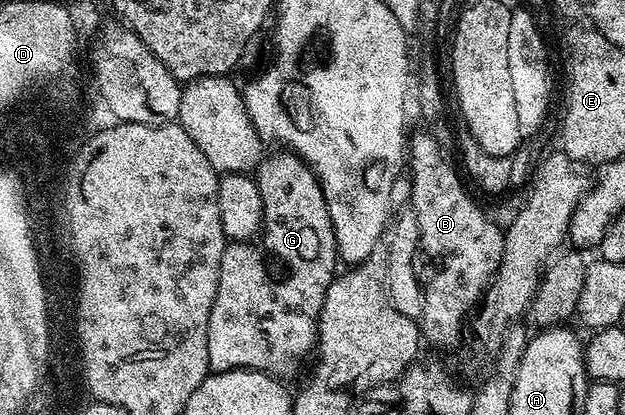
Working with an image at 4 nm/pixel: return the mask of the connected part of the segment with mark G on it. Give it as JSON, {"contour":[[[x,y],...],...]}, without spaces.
{"contour":[[[287,150],[276,151],[276,156],[268,155],[259,162],[259,167],[254,173],[253,179],[259,186],[261,192],[261,202],[263,203],[263,226],[261,229],[260,242],[231,242],[226,245],[221,254],[221,270],[219,271],[219,281],[217,282],[217,294],[213,302],[213,310],[209,314],[209,330],[207,331],[207,341],[209,342],[209,369],[212,373],[233,372],[236,370],[246,370],[248,372],[263,372],[266,376],[276,378],[287,378],[290,372],[295,372],[299,368],[299,359],[307,351],[314,349],[319,335],[319,315],[321,306],[325,302],[325,294],[329,290],[332,280],[337,275],[337,249],[335,247],[335,235],[333,226],[329,218],[329,210],[325,206],[323,191],[319,185],[319,180],[315,177],[311,167],[300,160],[298,156]]]}

